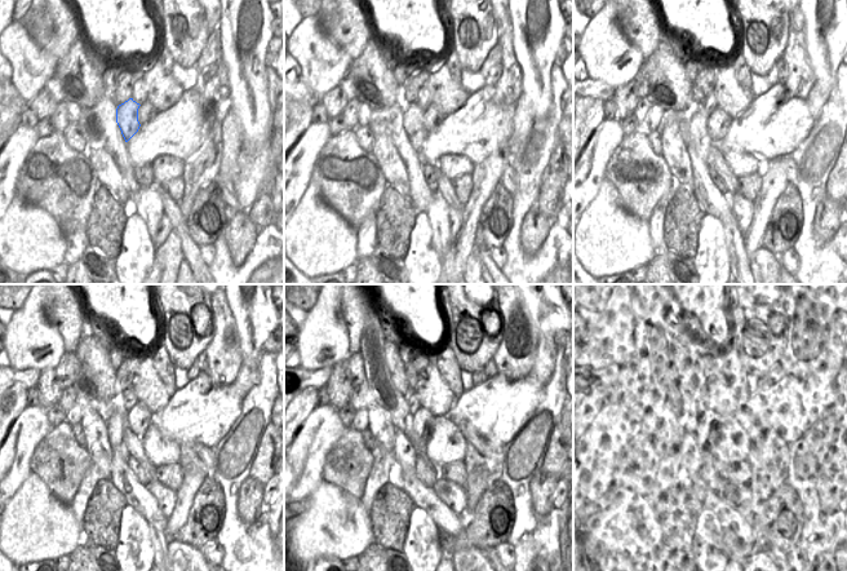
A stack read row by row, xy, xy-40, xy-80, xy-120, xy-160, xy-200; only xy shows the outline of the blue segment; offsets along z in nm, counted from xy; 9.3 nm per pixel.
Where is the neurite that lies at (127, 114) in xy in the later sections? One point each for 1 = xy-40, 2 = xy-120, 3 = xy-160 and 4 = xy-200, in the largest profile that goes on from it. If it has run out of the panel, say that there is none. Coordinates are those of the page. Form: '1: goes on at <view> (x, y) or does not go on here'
1: goes on at xy-40 (412, 118)
2: goes on at xy-120 (122, 438)
3: goes on at xy-160 (404, 451)
4: goes on at xy-200 (691, 454)

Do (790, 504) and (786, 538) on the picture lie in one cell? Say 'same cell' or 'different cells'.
same cell

